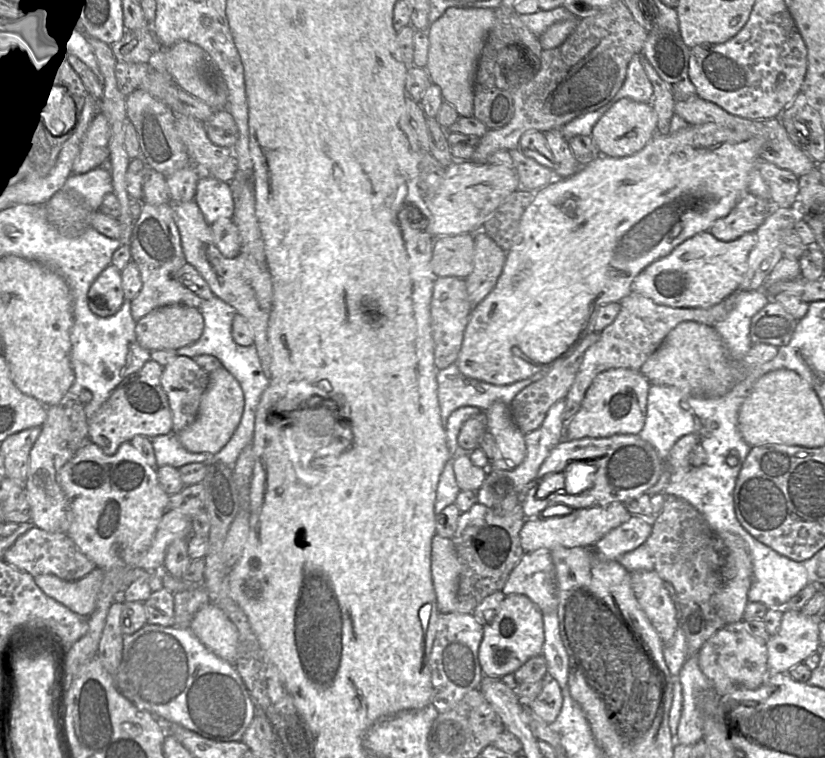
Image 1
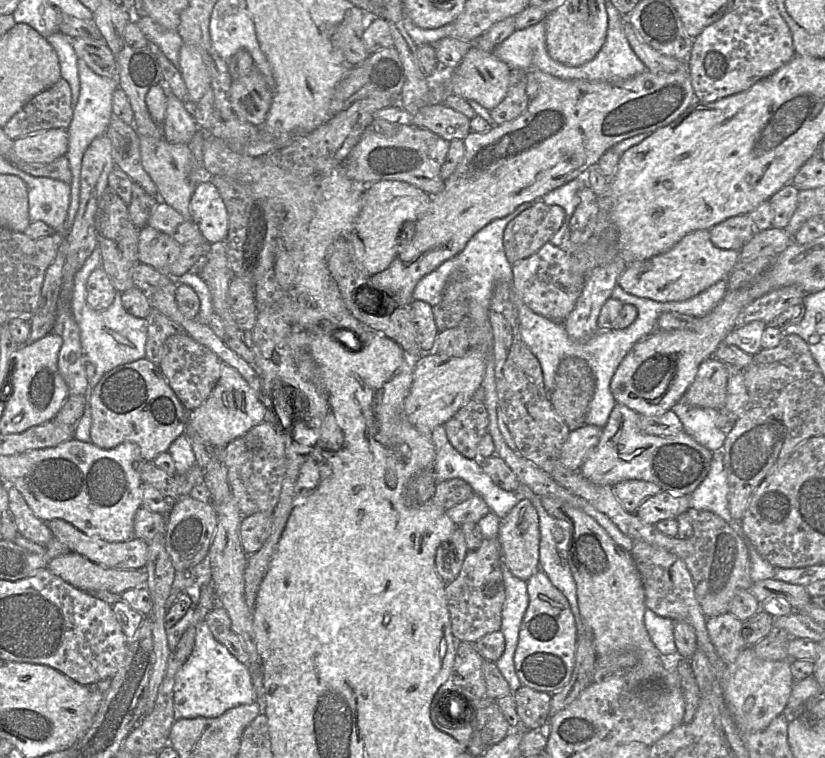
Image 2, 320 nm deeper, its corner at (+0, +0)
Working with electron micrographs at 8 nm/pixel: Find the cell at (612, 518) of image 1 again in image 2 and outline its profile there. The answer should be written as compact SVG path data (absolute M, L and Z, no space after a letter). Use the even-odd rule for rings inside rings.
M661 491L644 500L637 508L635 515L642 522L650 525L665 519L676 519L691 507L689 496L675 496L667 491Z

